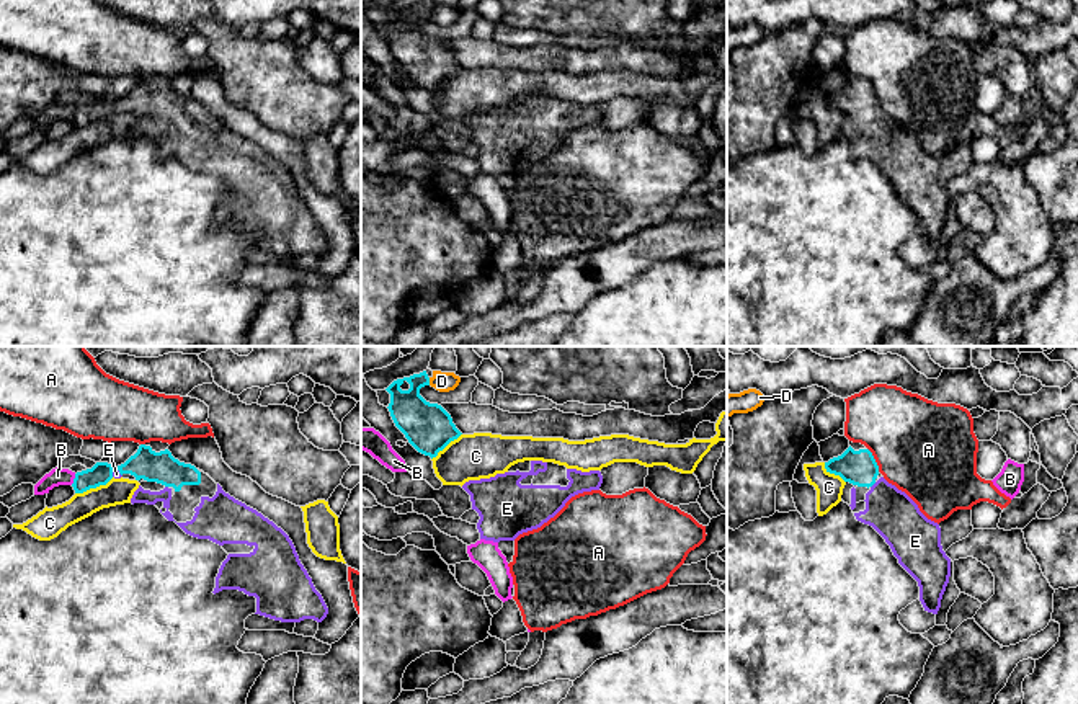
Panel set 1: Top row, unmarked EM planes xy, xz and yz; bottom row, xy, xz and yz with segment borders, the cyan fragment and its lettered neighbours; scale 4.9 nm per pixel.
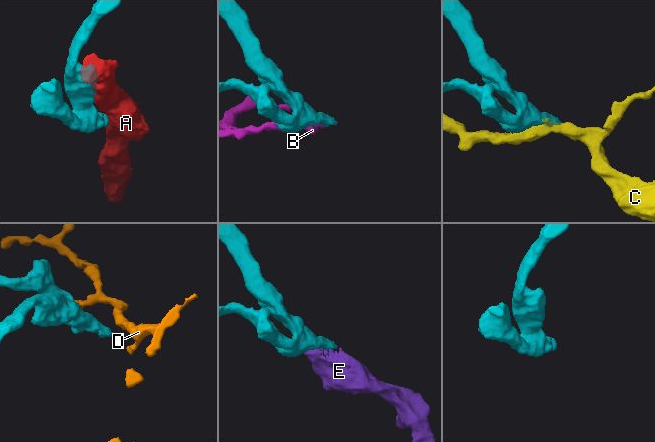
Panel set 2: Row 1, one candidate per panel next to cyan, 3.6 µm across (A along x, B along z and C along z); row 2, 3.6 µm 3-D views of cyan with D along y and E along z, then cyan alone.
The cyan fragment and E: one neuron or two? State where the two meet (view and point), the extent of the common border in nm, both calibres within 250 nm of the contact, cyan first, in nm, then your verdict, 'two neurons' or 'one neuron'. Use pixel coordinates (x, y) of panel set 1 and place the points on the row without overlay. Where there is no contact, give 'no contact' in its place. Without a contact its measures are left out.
contact yz (873, 118); length 40 nm; calibres 170 and 240 nm; one neuron

